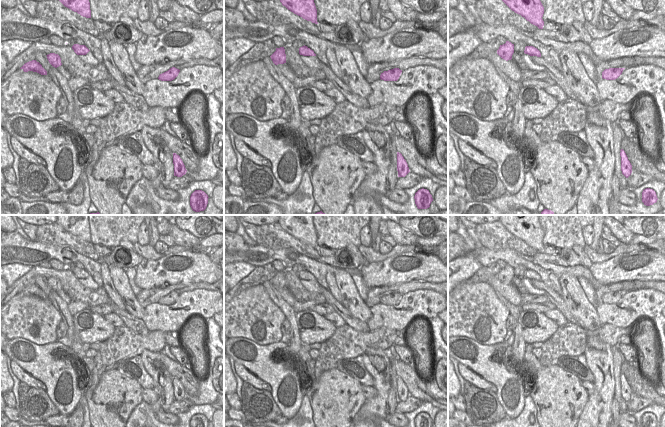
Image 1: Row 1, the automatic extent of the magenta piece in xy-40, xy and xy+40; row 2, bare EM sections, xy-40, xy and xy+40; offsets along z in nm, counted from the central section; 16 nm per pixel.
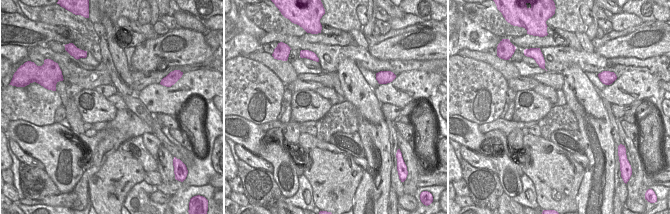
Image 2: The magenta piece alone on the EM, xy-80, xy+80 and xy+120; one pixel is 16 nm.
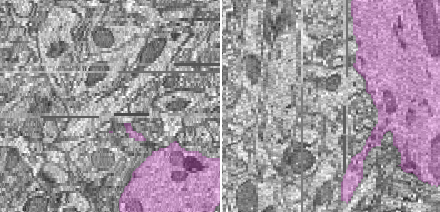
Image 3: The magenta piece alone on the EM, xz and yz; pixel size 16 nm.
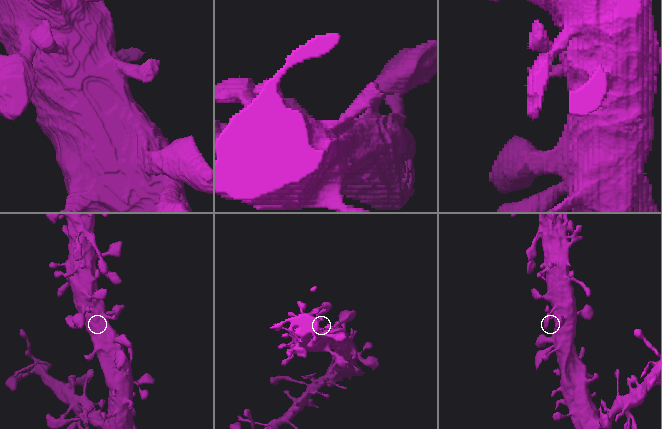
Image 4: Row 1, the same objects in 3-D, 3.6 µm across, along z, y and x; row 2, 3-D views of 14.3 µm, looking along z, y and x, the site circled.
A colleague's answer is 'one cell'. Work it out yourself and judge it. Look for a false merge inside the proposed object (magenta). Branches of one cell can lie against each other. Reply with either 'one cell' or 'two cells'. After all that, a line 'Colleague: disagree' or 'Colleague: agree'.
one cell
Colleague: agree

